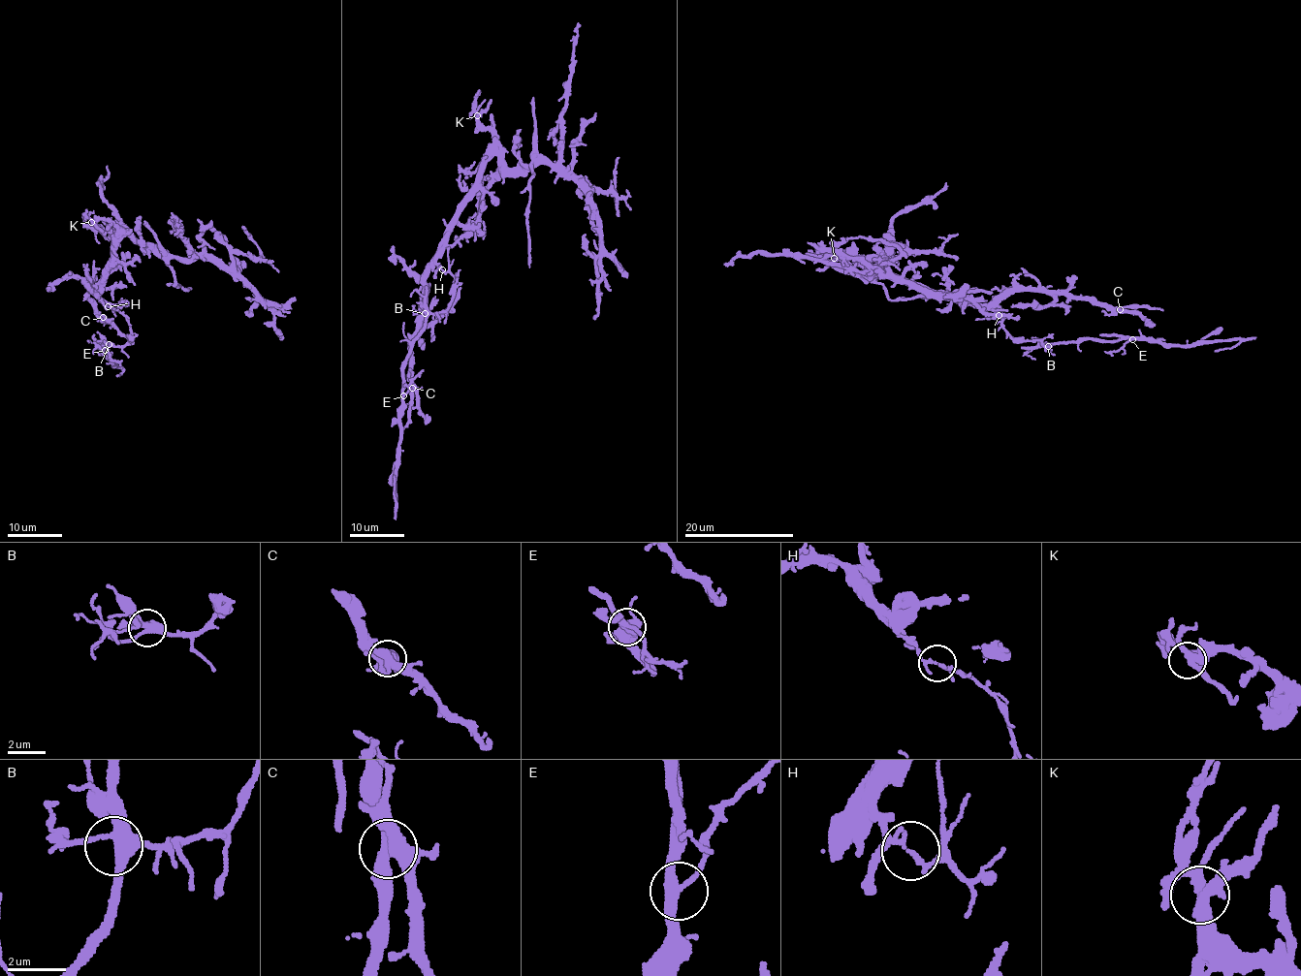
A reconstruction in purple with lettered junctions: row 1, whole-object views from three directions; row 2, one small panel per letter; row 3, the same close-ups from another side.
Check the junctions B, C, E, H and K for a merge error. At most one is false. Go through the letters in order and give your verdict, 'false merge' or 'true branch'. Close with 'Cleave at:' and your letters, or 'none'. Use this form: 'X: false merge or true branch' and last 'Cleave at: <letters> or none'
B: true branch
C: true branch
E: true branch
H: false merge
K: true branch
Cleave at: H

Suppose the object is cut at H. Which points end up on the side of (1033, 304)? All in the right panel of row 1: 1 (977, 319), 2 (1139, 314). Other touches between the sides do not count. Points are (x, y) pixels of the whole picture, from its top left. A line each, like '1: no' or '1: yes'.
1: no
2: yes

